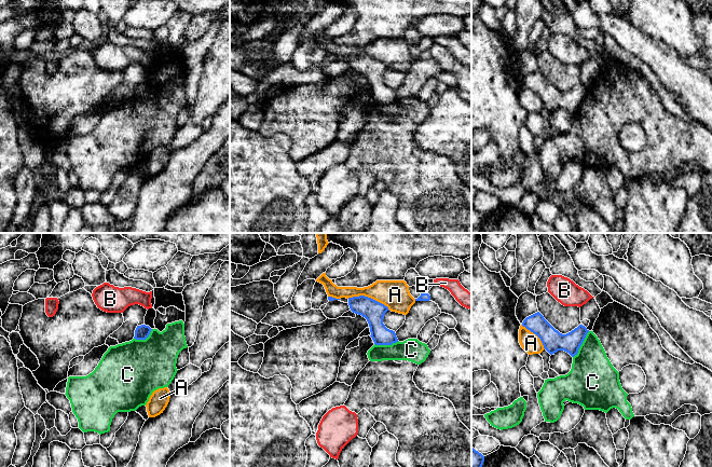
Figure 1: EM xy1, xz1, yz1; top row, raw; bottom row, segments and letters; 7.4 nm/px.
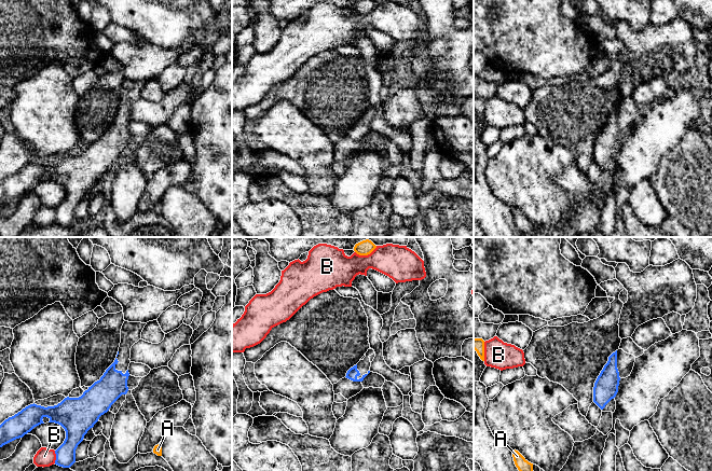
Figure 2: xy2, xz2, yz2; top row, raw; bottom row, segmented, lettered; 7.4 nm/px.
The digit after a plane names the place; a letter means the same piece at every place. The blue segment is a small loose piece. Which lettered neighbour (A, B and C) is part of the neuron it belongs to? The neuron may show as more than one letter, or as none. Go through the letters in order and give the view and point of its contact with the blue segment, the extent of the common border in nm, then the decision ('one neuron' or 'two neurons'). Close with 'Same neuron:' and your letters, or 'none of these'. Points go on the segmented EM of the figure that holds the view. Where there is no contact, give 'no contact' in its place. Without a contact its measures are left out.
A: meets blue in xz1 at (369, 298); contact 340 nm long; two neurons
B: meets blue in xy2 at (56, 457); contact 100 nm long; two neurons
C: meets blue in yz1 at (582, 343); contact 240 nm long; two neurons
Same neuron: none of these

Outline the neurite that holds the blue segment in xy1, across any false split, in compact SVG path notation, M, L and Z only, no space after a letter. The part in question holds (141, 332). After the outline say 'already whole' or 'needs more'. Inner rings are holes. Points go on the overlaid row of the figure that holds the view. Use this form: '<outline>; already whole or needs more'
M146 325L137 326L137 328L135 330L134 339L146 340L149 336L151 330L152 329L149 326L146 326Z; already whole

